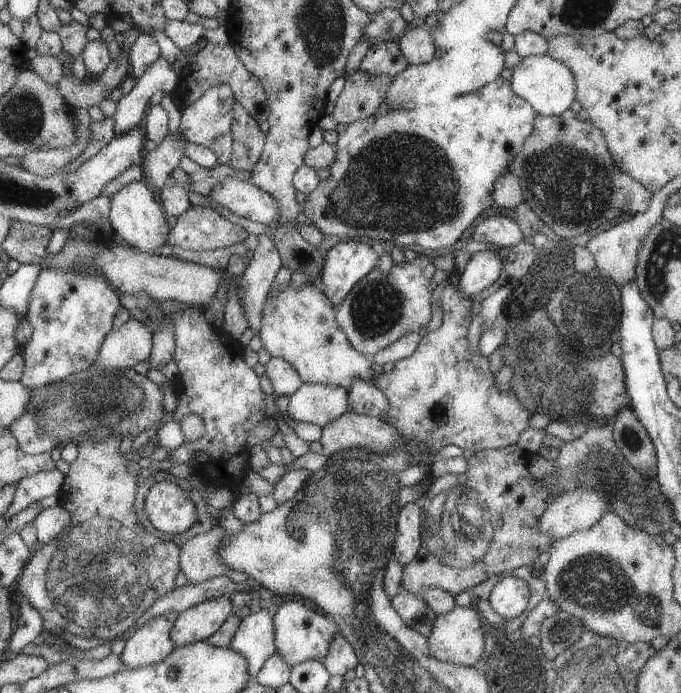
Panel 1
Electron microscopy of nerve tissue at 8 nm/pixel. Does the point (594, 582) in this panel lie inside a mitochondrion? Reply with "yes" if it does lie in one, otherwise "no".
yes

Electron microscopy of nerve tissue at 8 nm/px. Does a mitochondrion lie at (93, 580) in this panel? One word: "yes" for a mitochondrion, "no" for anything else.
yes

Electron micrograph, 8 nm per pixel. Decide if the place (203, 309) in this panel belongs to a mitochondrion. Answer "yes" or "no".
no

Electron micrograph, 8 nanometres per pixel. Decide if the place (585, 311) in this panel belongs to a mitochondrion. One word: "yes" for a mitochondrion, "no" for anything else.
yes

